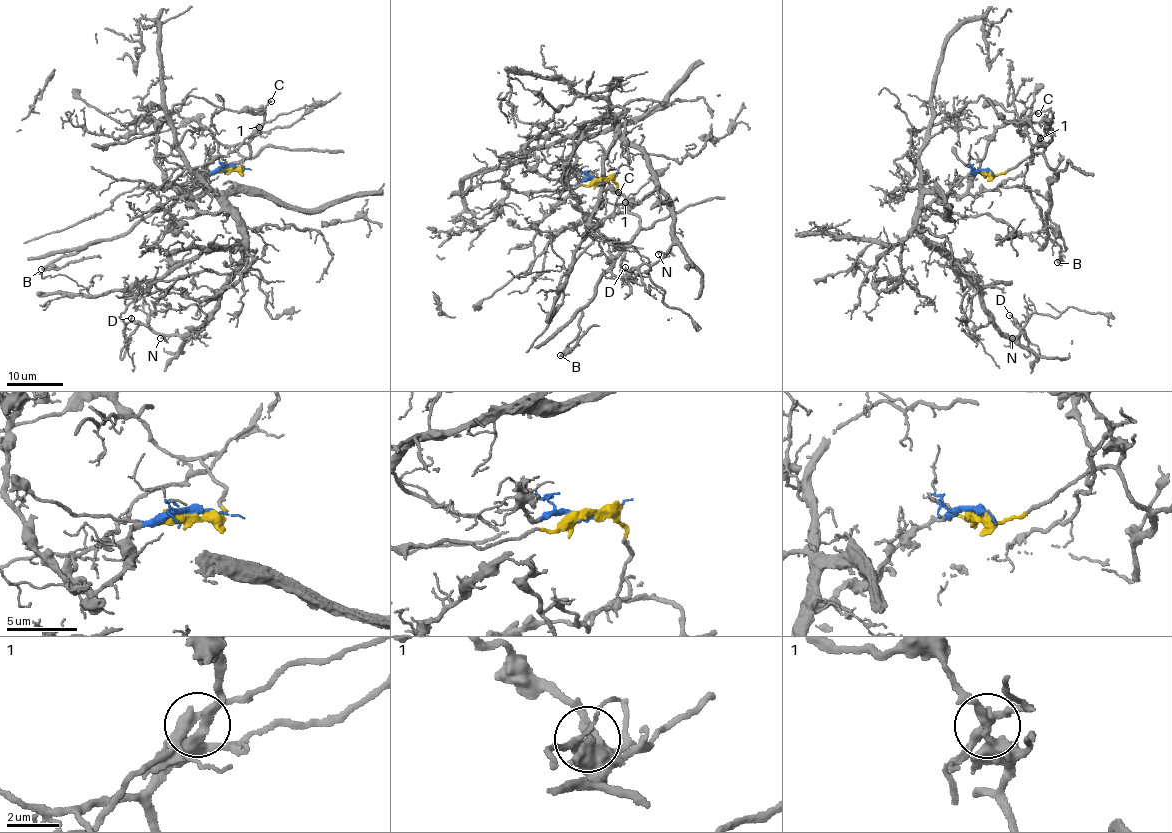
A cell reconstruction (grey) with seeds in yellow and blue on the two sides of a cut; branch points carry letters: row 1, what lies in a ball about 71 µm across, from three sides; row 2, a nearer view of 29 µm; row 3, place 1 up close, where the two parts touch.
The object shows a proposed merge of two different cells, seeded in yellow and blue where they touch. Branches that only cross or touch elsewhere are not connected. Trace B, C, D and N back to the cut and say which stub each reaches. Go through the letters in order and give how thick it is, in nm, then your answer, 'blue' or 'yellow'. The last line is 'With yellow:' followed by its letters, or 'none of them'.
B: 240 nm thick; yellow
C: 170 nm thick; yellow
D: 120 nm thick; blue
N: 120 nm thick; blue
With yellow: B, C

